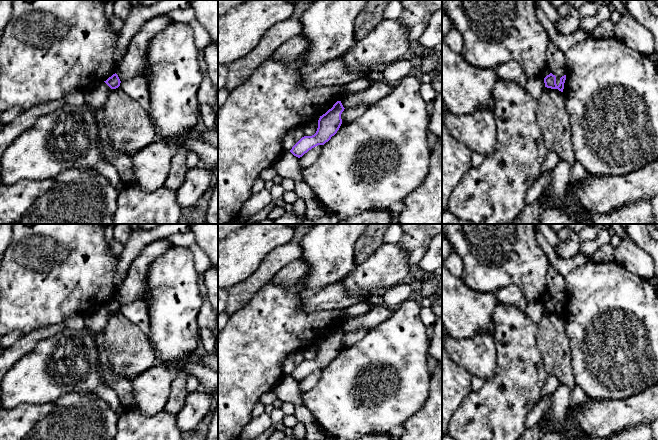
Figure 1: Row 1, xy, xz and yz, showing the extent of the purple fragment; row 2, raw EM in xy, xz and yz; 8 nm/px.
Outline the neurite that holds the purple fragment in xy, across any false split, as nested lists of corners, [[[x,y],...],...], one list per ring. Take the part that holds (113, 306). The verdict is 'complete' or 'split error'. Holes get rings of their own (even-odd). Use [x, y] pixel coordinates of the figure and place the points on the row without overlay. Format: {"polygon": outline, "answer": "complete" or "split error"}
{"polygon": [[[115,297],[111,301],[109,301],[106,305],[104,305],[111,313],[116,313],[120,310],[120,303],[118,299]]], "answer": "complete"}

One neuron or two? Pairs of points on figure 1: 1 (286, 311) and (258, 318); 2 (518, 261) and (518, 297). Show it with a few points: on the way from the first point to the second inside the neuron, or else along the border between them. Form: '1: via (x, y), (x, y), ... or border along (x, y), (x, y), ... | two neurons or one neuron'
1: via (279, 311), (270, 318), (265, 318) | one neuron
2: border along (495, 290), (508, 285), (516, 285), (528, 301) | two neurons

